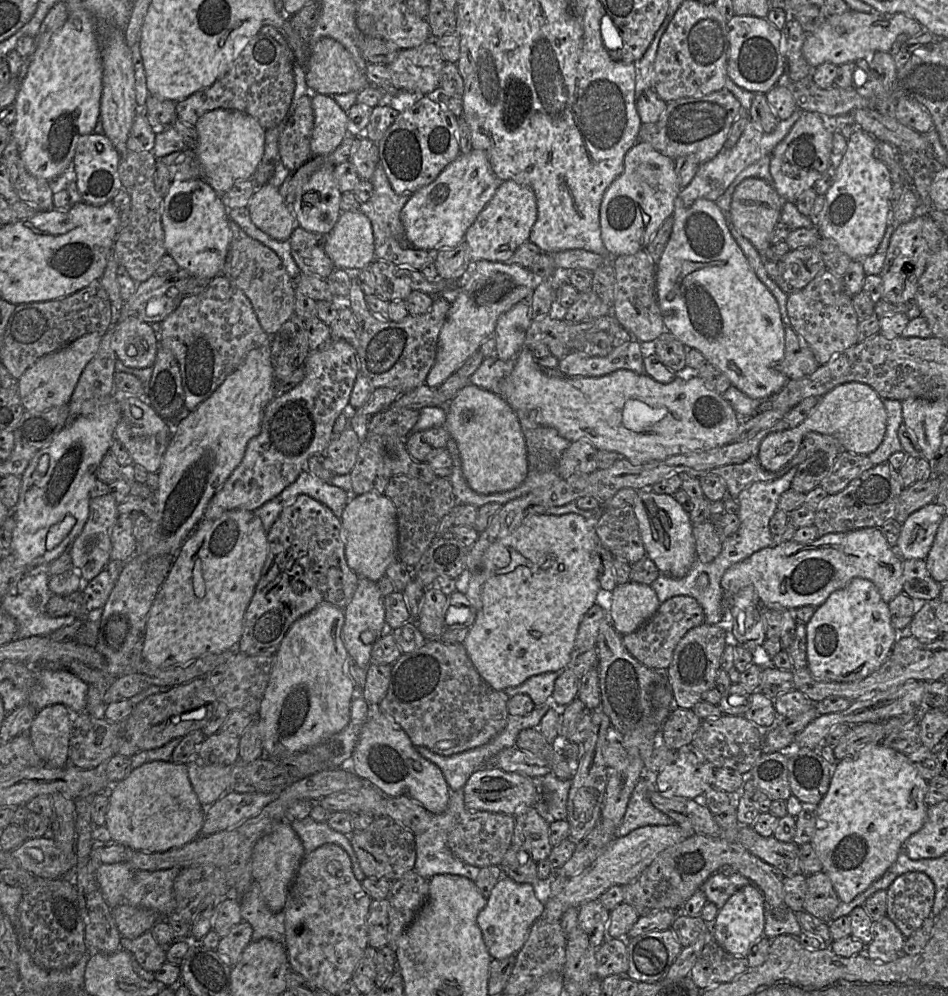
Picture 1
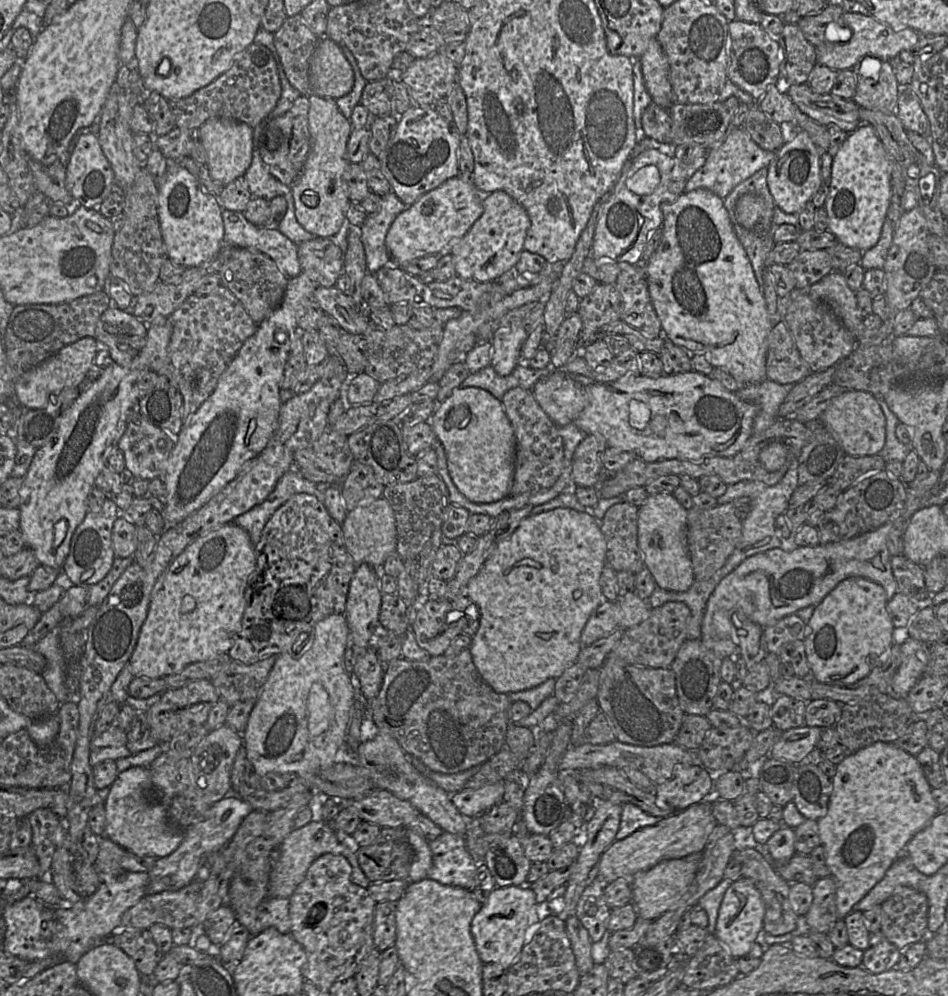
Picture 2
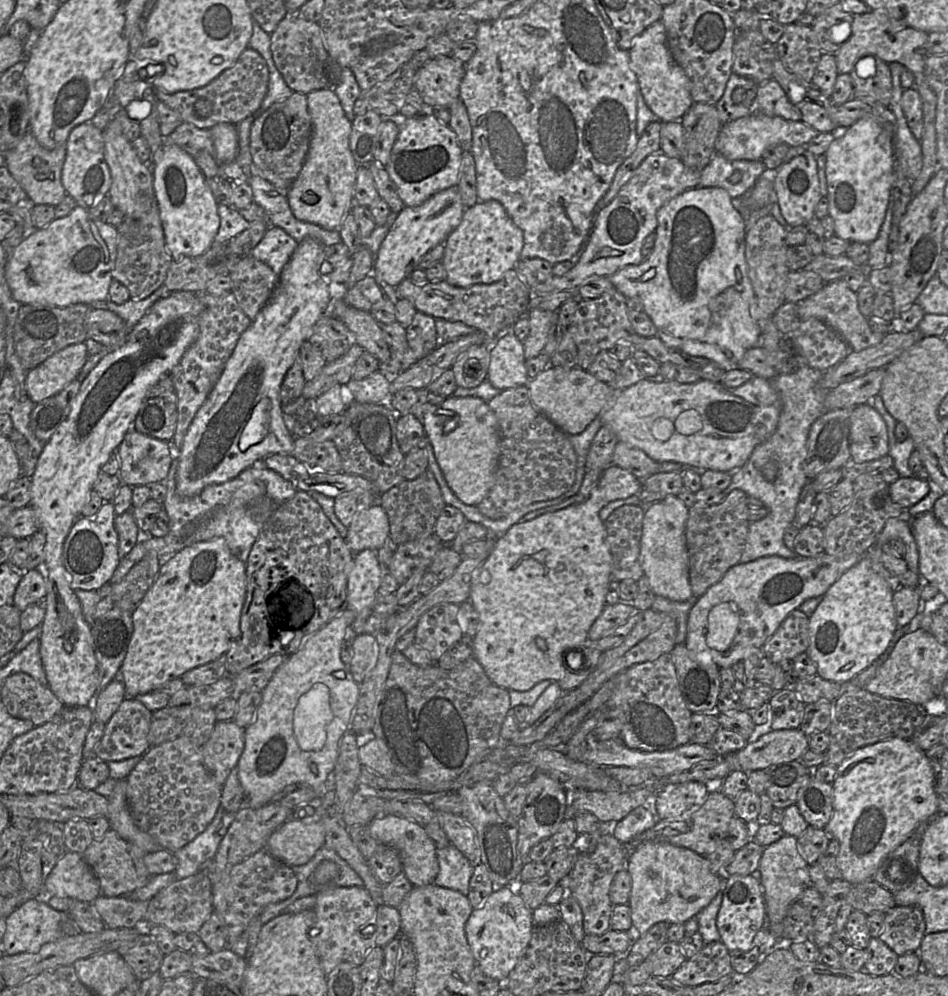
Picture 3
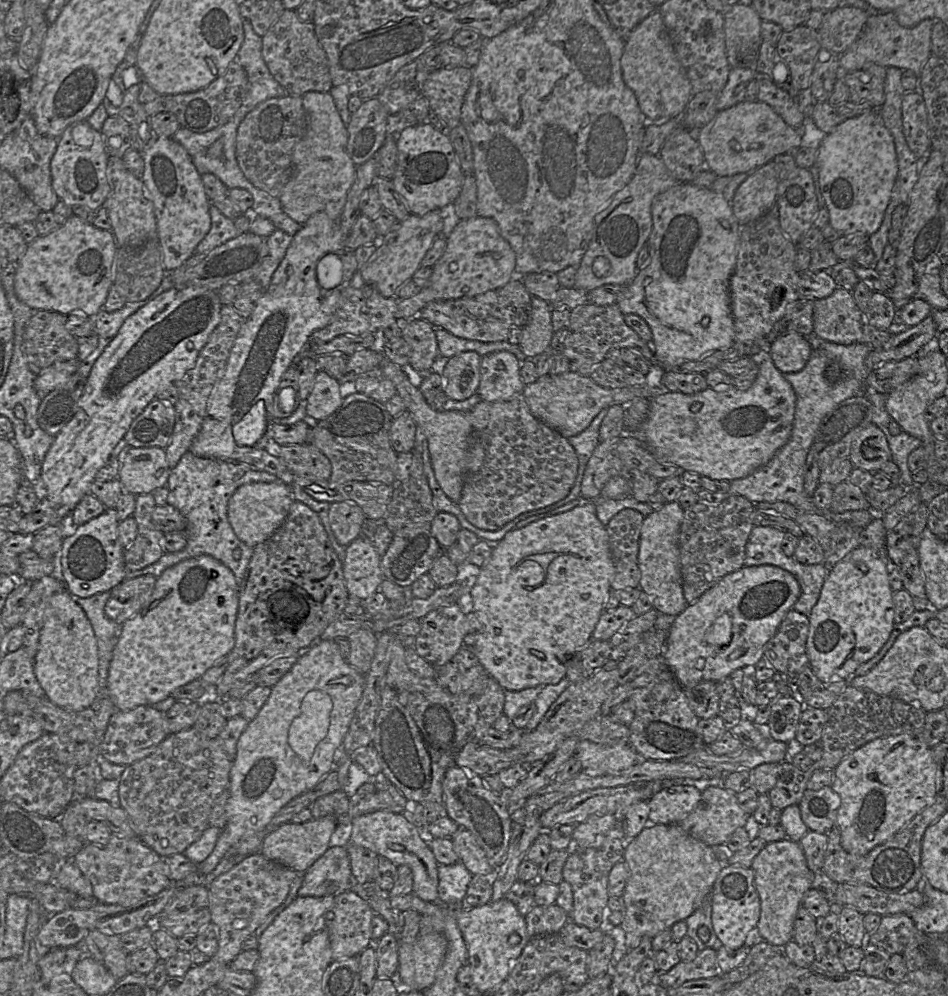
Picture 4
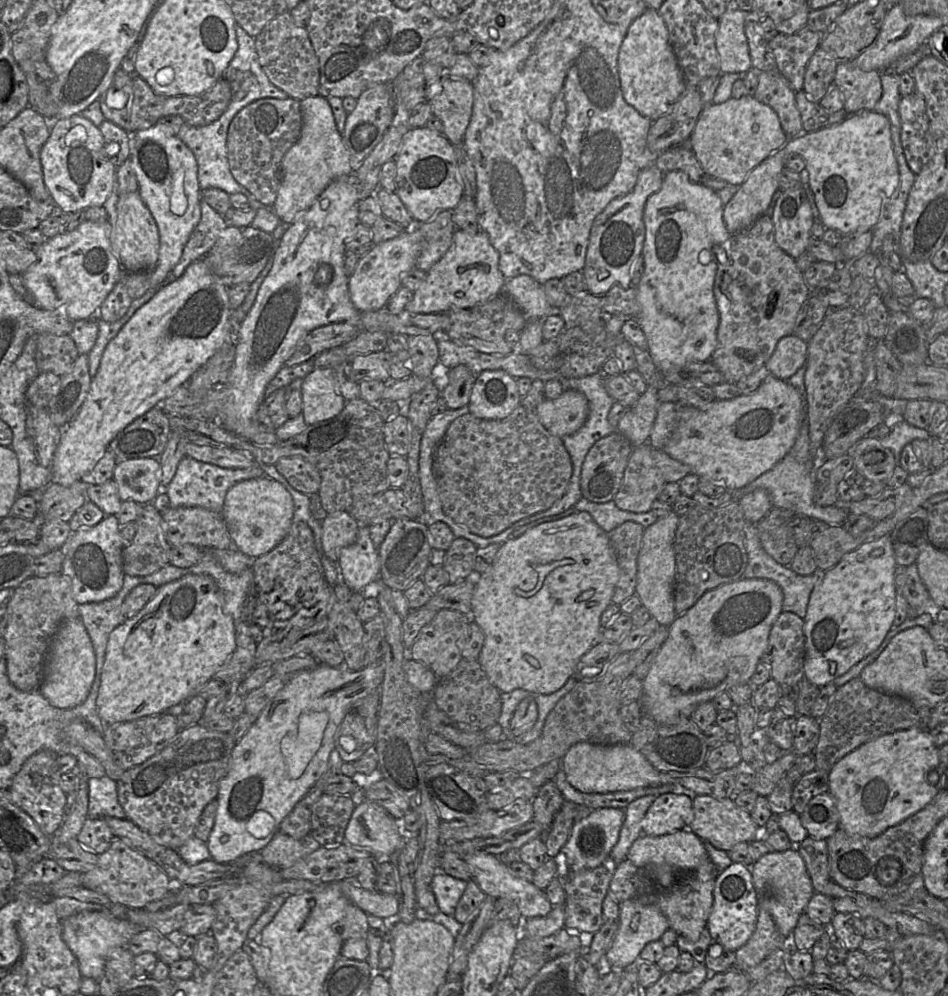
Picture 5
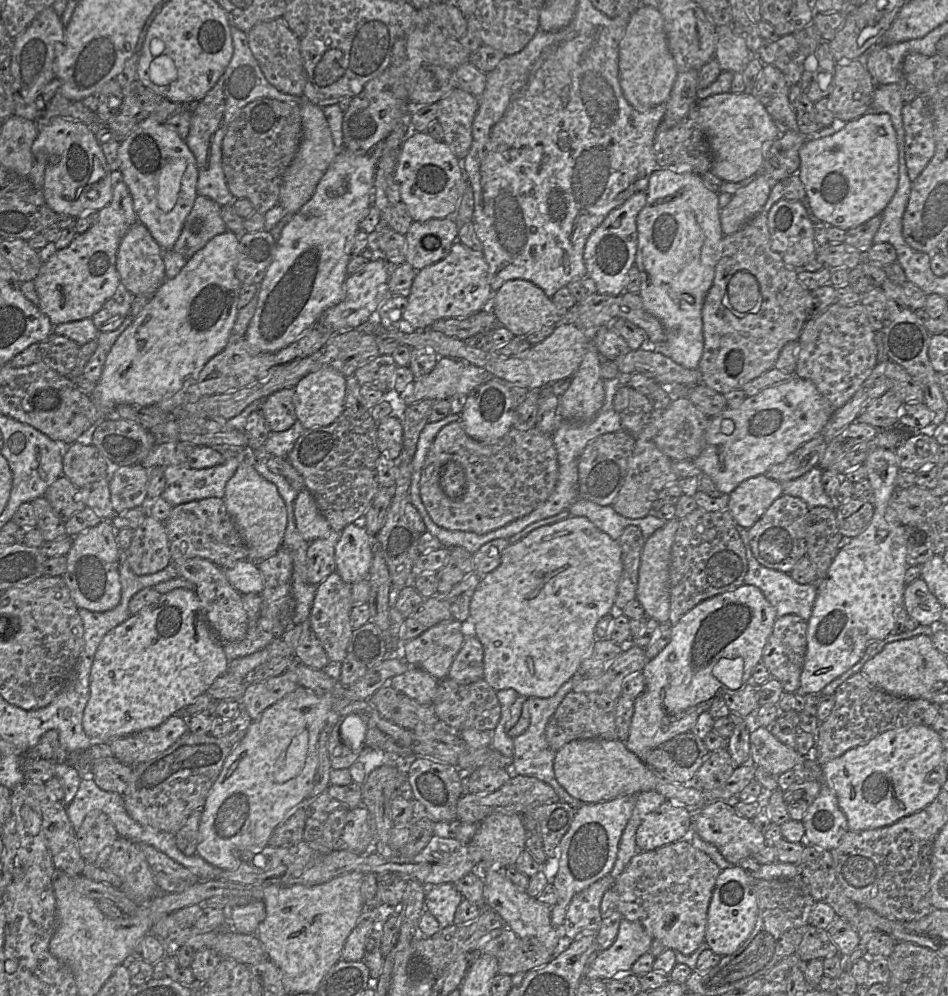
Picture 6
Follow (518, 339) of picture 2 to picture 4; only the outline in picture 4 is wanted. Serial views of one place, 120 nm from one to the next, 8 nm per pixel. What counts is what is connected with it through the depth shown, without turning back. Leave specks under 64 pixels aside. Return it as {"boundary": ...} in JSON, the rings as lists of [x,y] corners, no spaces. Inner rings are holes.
{"boundary":[[[508,351],[483,356],[477,389],[482,401],[504,402],[523,394],[525,384],[520,376],[520,368],[521,362]]]}

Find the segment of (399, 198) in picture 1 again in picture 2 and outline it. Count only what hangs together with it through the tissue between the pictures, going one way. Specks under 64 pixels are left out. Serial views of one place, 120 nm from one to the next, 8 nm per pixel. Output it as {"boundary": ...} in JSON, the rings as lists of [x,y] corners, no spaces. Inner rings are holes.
{"boundary":[[[391,190],[382,196],[380,210],[368,214],[361,225],[368,272],[375,274],[380,268],[392,263],[385,245],[386,235],[393,221],[406,207],[407,205]]]}

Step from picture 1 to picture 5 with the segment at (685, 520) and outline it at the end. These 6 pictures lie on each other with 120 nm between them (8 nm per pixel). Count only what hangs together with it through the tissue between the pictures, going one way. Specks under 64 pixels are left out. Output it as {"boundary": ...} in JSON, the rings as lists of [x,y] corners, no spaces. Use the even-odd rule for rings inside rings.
{"boundary":[[[670,511],[667,515],[645,528],[642,545],[637,559],[637,582],[635,594],[640,598],[641,605],[647,608],[650,615],[655,618],[660,626],[669,626],[677,617],[674,603],[674,582],[675,582],[675,552],[674,540],[679,522],[679,515]]]}

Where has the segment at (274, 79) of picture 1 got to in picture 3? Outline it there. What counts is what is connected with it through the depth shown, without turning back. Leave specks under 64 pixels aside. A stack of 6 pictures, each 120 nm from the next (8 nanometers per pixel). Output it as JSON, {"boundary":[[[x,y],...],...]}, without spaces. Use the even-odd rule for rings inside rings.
{"boundary":[[[247,47],[234,65],[224,70],[204,87],[168,94],[155,89],[157,100],[177,112],[183,122],[199,129],[210,129],[218,123],[239,124],[256,112],[267,93],[269,69],[265,59],[254,49]]]}

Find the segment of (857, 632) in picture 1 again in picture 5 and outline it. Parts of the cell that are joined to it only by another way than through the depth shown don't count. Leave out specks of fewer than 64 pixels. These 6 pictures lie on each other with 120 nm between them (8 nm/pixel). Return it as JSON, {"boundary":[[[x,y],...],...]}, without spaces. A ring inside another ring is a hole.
{"boundary":[[[890,535],[865,542],[857,549],[846,553],[831,569],[823,572],[814,587],[804,618],[805,659],[804,678],[822,687],[846,673],[853,665],[875,651],[893,627],[896,605],[894,572],[896,561]]]}

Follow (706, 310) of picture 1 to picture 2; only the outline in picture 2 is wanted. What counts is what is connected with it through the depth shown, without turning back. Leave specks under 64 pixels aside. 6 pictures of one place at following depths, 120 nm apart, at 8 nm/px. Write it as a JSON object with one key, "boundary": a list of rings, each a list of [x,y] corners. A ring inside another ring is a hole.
{"boundary":[[[698,188],[681,194],[674,202],[661,204],[663,213],[662,238],[653,254],[645,263],[648,291],[651,302],[661,322],[662,335],[677,346],[684,348],[691,355],[699,354],[706,357],[713,367],[719,367],[729,372],[741,385],[752,385],[767,379],[766,360],[768,350],[768,336],[772,329],[762,288],[756,280],[754,270],[747,254],[738,240],[723,199],[713,192]]]}

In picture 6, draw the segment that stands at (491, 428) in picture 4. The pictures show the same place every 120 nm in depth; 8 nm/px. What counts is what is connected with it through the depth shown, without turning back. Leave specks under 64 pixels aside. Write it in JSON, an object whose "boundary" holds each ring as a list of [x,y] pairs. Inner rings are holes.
{"boundary":[[[460,420],[444,426],[436,435],[422,468],[420,496],[437,526],[451,531],[486,534],[528,515],[545,502],[556,486],[558,473],[552,434],[543,433],[536,427],[527,431],[511,428],[497,442],[486,443],[469,437]]]}

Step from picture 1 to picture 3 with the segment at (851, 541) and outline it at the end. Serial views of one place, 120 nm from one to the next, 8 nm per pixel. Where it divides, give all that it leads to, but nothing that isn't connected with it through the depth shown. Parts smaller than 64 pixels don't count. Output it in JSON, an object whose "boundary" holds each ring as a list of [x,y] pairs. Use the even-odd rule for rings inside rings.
{"boundary":[[[893,518],[889,519],[883,530],[876,538],[876,543],[868,548],[865,555],[851,554],[848,557],[836,558],[823,552],[816,557],[804,558],[783,558],[777,555],[765,556],[748,563],[738,563],[731,567],[723,577],[714,585],[710,586],[707,591],[696,599],[689,612],[687,619],[687,633],[685,646],[696,655],[696,660],[701,664],[715,663],[720,669],[731,668],[734,664],[744,661],[750,655],[756,652],[762,652],[766,641],[776,632],[786,617],[809,598],[823,596],[832,584],[834,584],[841,575],[853,565],[858,563],[865,556],[869,558],[872,568],[881,575],[890,585],[893,592],[901,587],[899,579],[885,568],[881,561],[882,550],[884,544],[889,543],[892,539],[898,539],[894,531]],[[722,602],[735,602],[739,608],[740,623],[737,634],[735,635],[731,645],[725,651],[717,651],[711,649],[706,643],[706,634],[708,630],[708,616],[713,607]]]}

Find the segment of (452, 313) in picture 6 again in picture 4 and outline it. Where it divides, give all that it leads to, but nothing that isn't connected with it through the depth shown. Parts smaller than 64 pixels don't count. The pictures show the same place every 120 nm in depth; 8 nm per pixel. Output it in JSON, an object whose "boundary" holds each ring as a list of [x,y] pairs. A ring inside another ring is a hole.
{"boundary":[[[475,216],[465,220],[453,220],[446,236],[444,253],[432,267],[433,272],[418,294],[397,300],[401,318],[411,319],[429,303],[474,297],[506,285],[513,277],[515,253],[501,236],[496,221]]]}

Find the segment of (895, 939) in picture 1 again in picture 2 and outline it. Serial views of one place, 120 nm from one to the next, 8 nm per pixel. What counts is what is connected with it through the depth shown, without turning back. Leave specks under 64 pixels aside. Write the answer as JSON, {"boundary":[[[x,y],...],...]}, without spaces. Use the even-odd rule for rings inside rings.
{"boundary":[[[881,931],[870,934],[870,946],[864,950],[862,967],[871,973],[896,968],[901,951]]]}

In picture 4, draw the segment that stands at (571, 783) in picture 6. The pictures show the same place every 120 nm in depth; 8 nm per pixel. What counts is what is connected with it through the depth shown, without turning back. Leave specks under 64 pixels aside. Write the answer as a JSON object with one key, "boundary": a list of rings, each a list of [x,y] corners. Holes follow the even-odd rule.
{"boundary":[[[586,740],[578,743],[574,756],[581,762],[582,771],[590,776],[618,773],[640,760],[630,744],[609,747]]]}

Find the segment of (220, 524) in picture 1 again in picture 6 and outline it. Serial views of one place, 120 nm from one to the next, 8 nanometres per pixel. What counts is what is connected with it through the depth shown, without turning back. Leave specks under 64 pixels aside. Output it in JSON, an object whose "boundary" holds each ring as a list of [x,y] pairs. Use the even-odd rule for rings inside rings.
{"boundary":[[[185,589],[163,594],[156,603],[131,615],[102,639],[91,667],[90,697],[83,714],[83,730],[92,745],[155,728],[206,693],[217,678],[227,673],[229,663],[223,642],[210,628],[196,594]]]}

